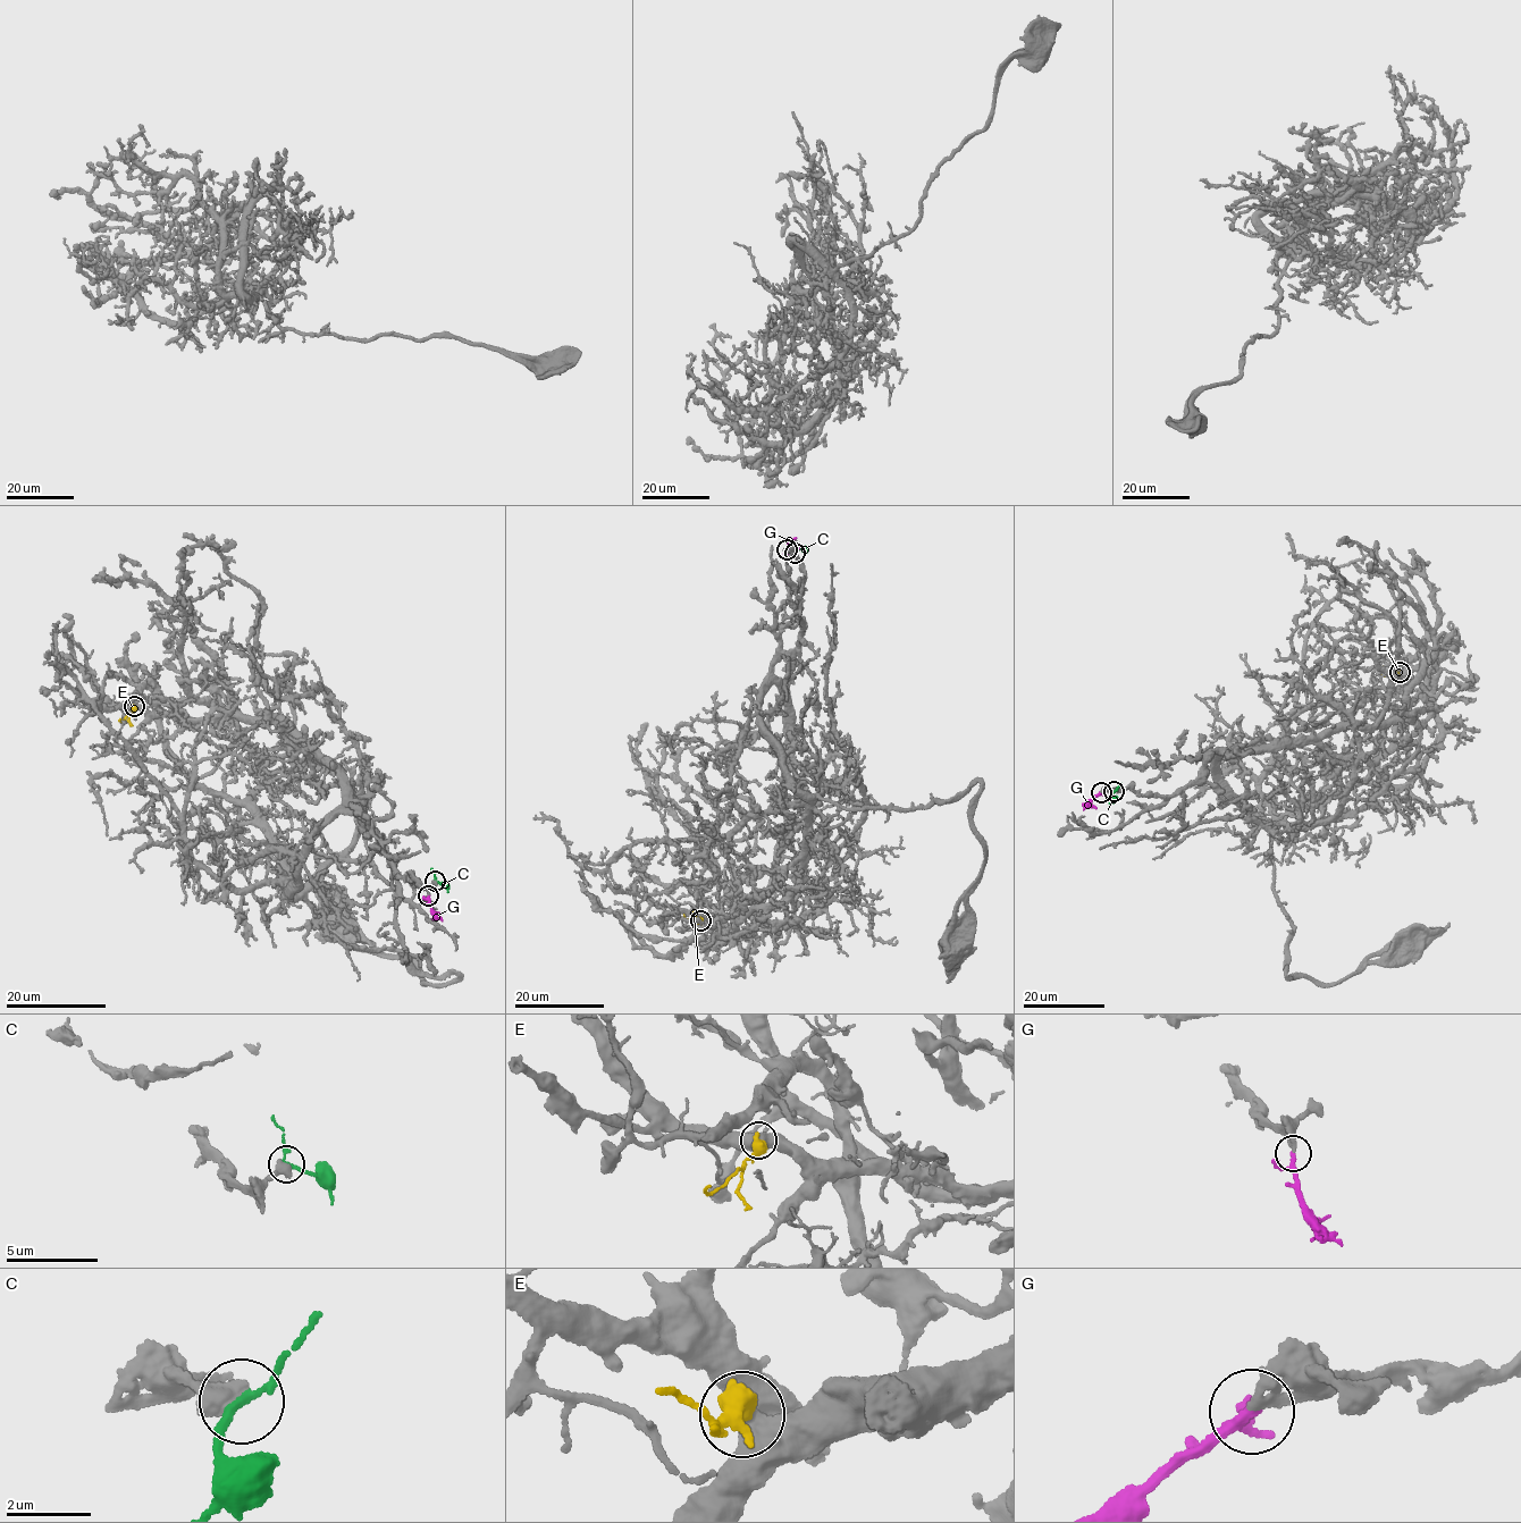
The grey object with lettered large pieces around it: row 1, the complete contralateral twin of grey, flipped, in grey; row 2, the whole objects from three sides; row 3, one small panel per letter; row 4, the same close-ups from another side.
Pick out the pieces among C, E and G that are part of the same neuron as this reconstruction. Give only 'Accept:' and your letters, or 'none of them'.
Accept: G

